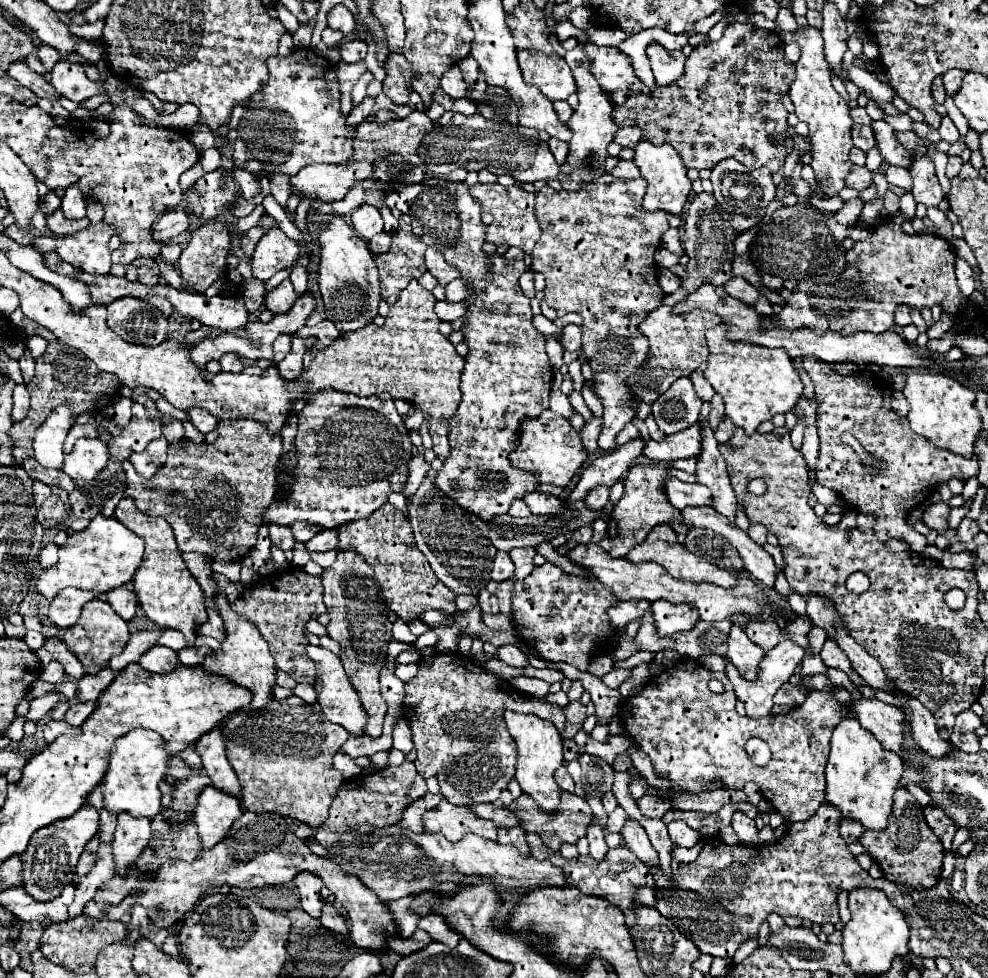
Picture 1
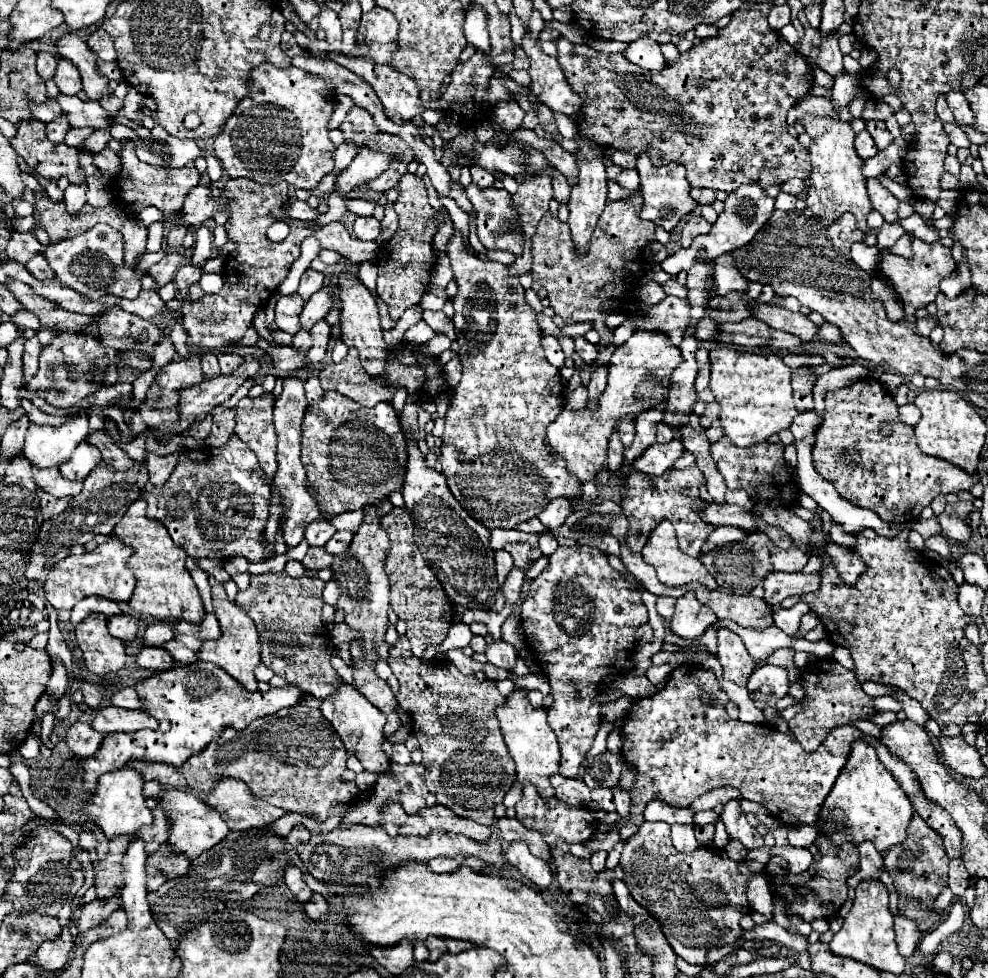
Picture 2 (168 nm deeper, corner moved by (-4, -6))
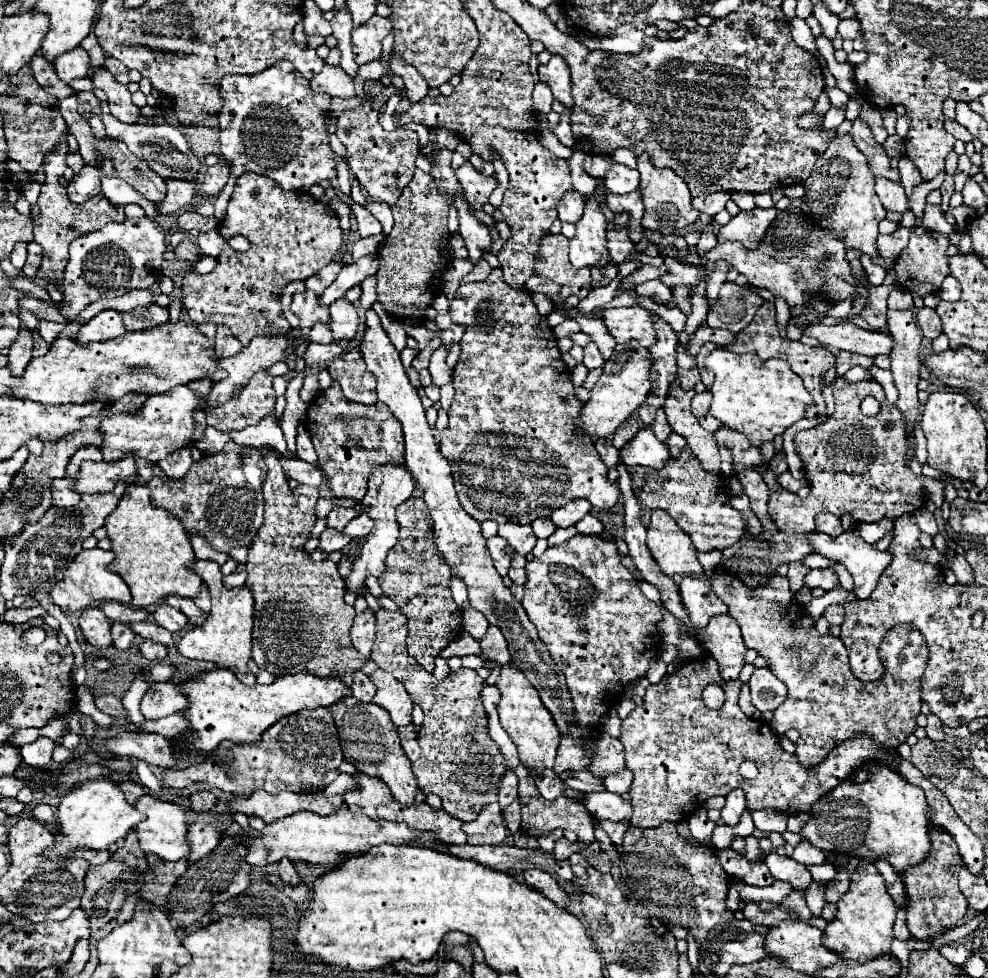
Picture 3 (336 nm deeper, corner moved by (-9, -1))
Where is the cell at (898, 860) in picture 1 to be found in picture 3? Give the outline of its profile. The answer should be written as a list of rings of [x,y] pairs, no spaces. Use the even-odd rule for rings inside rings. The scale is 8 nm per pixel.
[[[930,826],[930,842],[932,842],[932,850],[930,854],[926,854],[922,864],[910,866],[910,870],[902,874],[906,896],[908,896],[906,924],[910,934],[918,940],[934,938],[942,930],[958,926],[958,922],[964,918],[968,910],[968,902],[958,890],[958,872],[964,866],[964,862],[958,856],[954,838],[940,826]]]

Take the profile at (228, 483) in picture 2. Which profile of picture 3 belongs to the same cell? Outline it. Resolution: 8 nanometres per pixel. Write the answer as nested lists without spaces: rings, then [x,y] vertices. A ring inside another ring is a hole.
[[[228,440],[222,452],[218,454],[206,454],[202,460],[194,462],[186,476],[178,480],[168,480],[154,476],[146,486],[150,488],[150,498],[154,506],[166,508],[172,516],[180,518],[184,530],[188,536],[198,534],[210,542],[210,546],[218,552],[230,552],[232,548],[248,548],[254,540],[254,534],[258,534],[258,528],[264,522],[264,498],[262,498],[262,482],[266,478],[266,464],[262,460],[262,454],[258,454],[256,448],[246,448],[246,454],[242,454],[244,446],[236,444],[234,440]]]

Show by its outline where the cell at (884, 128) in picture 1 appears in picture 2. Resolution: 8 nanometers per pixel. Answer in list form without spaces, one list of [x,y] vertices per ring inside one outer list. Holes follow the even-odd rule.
[[[867,119],[865,123],[867,123],[867,131],[871,133],[871,137],[875,139],[875,143],[877,143],[877,147],[879,147],[879,149],[885,149],[885,147],[893,141],[893,137],[889,135],[889,131],[887,131],[887,127],[885,127],[885,123],[883,123],[883,121]]]

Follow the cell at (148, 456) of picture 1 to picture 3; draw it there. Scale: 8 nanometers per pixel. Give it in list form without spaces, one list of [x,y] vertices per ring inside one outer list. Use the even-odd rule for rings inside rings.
[[[182,448],[176,450],[174,454],[170,454],[170,458],[164,458],[162,462],[158,462],[158,466],[164,470],[164,474],[168,478],[182,478],[186,474],[186,470],[192,464],[192,456],[190,456],[190,448]]]

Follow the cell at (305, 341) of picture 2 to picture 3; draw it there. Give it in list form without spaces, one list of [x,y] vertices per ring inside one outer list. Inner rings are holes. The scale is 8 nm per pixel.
[[[318,324],[310,330],[310,342],[318,344],[330,344],[332,342],[332,330],[328,324]]]

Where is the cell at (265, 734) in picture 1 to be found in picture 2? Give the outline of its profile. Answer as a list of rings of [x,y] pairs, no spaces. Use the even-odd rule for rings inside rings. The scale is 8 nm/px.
[[[299,703],[297,707],[281,709],[277,715],[253,721],[245,731],[225,729],[219,741],[209,743],[205,751],[193,755],[193,759],[189,759],[181,767],[181,773],[187,785],[195,791],[211,791],[223,777],[241,779],[243,783],[247,783],[247,787],[253,791],[255,797],[287,811],[303,811],[303,809],[313,811],[317,815],[317,821],[325,821],[329,809],[335,803],[351,803],[359,793],[355,783],[341,783],[339,779],[341,773],[347,769],[345,767],[347,757],[349,753],[345,751],[341,739],[337,739],[337,733],[333,731],[331,723],[321,715],[321,711]]]

